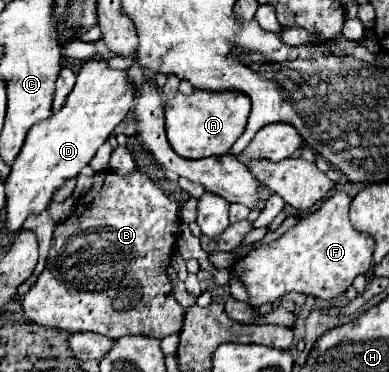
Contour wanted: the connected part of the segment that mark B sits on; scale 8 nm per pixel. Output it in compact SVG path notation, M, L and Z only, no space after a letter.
M139 169L129 177L113 171L95 173L93 187L77 201L73 215L57 223L53 231L51 251L43 273L31 291L23 297L23 311L27 321L61 329L67 333L91 331L105 337L147 335L163 339L181 331L183 307L173 297L173 287L167 275L175 241L177 241L179 207Z

